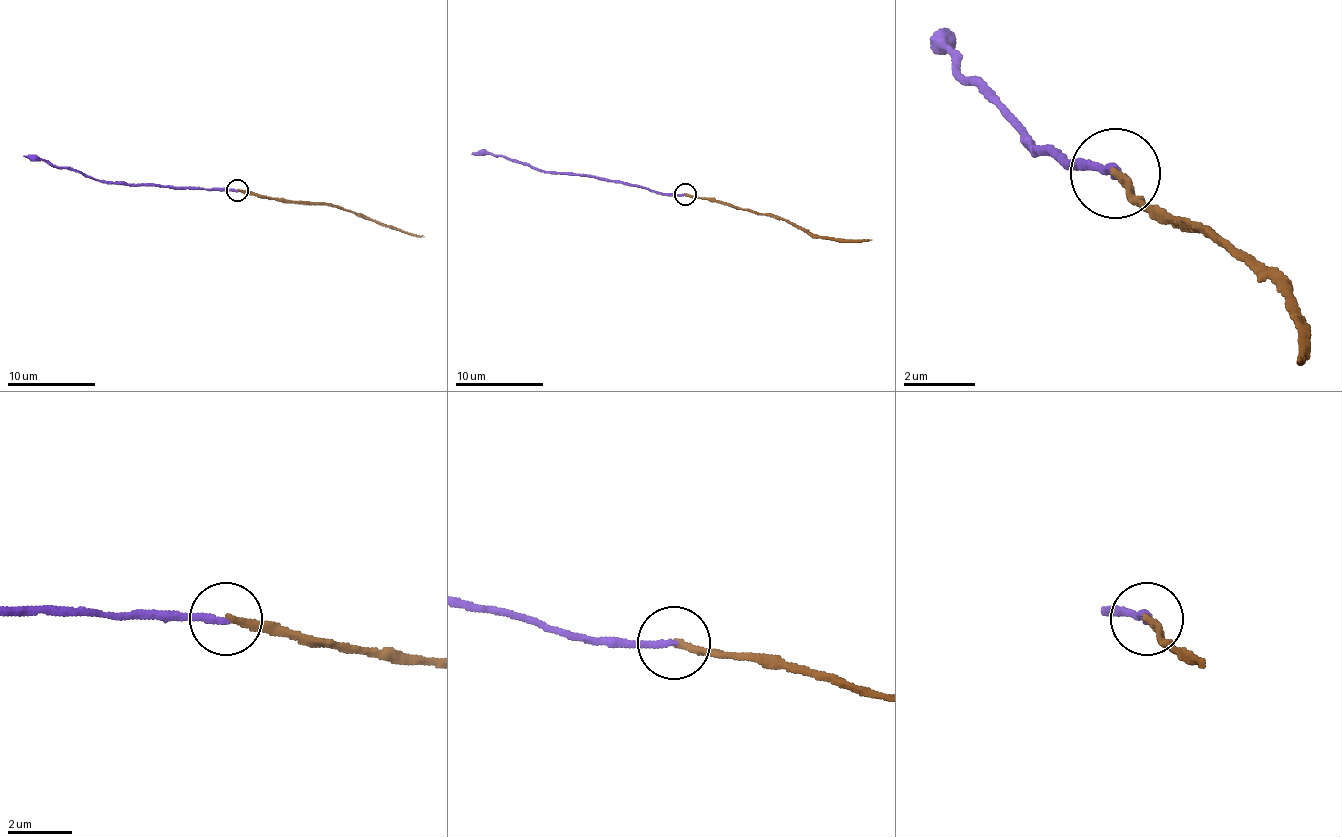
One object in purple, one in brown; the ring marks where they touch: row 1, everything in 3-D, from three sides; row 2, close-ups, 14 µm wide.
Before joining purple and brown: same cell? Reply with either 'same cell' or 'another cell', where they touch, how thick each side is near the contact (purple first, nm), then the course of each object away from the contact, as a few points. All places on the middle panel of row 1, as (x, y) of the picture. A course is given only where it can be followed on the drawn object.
another cell; place (685, 194); calibres 220 and 200 nm; course purple (685, 194), (656, 194), (592, 176), (541, 172), (502, 156), (471, 154); course brown (685, 194), (773, 214), (824, 238), (872, 240)

